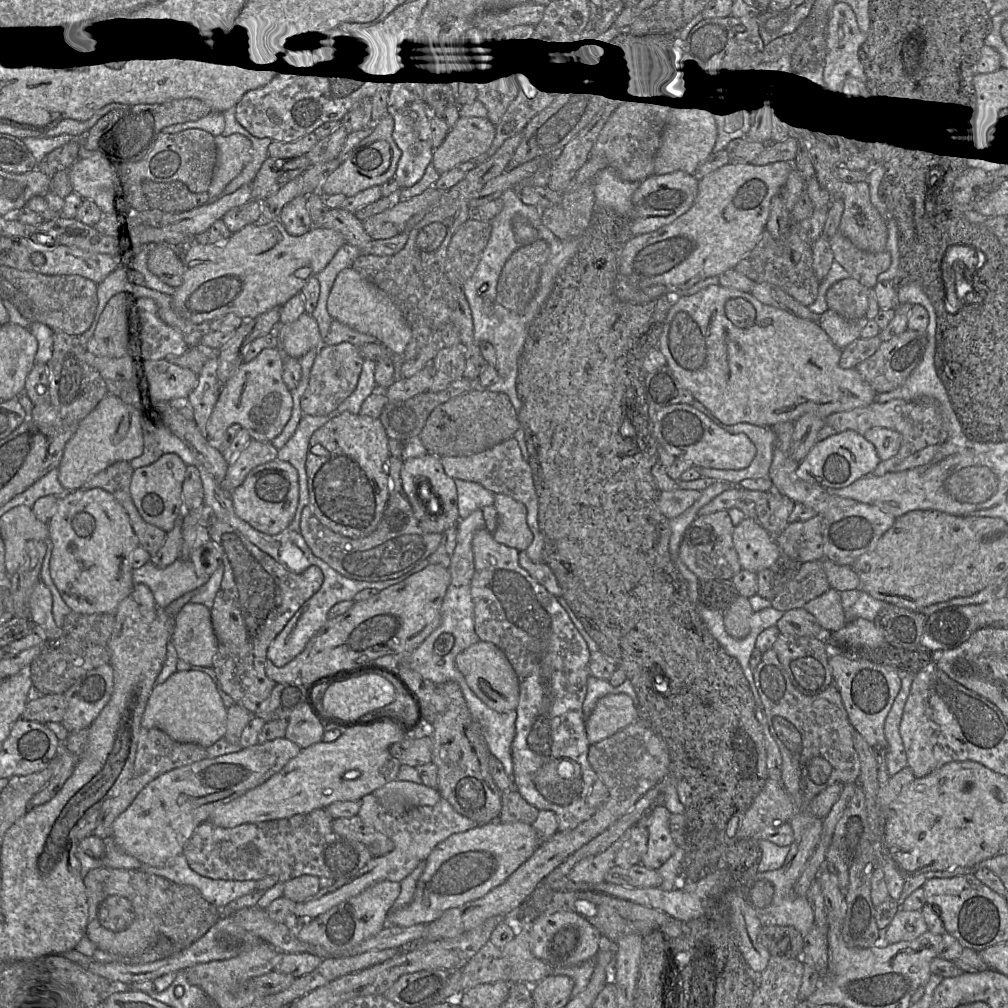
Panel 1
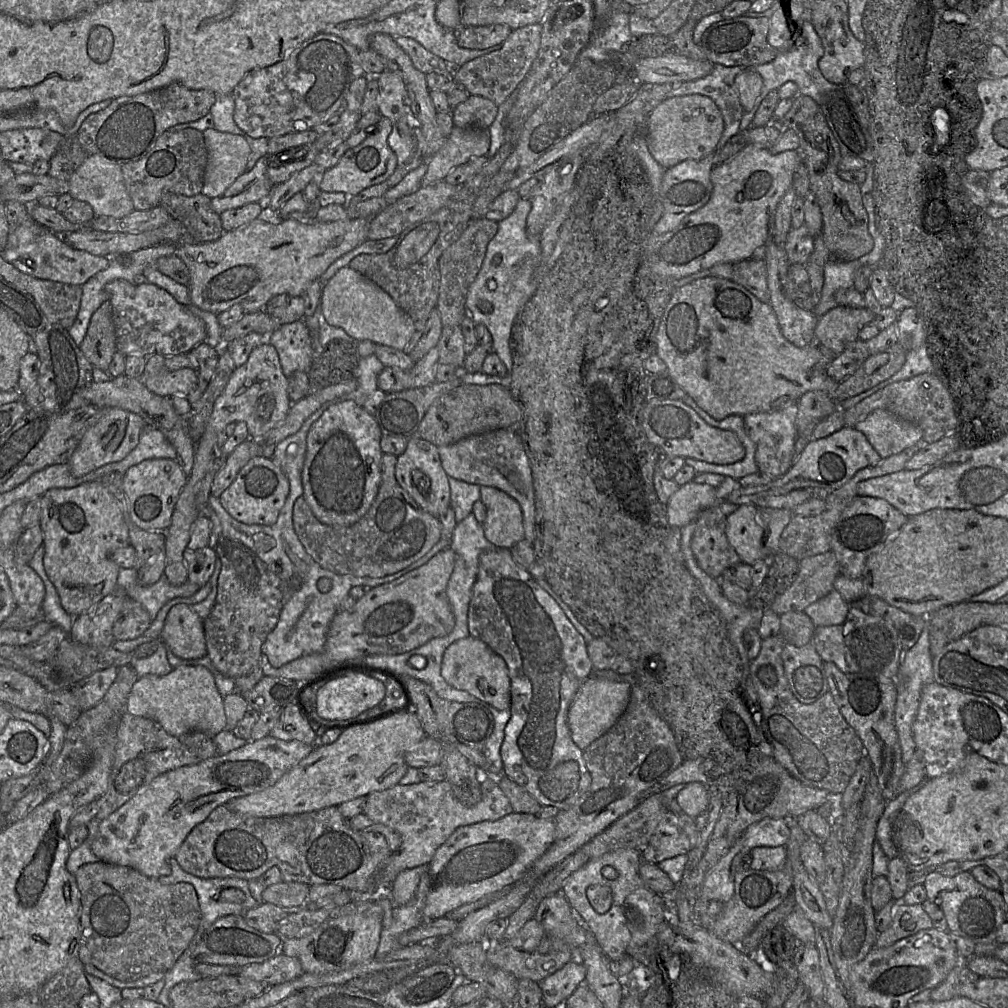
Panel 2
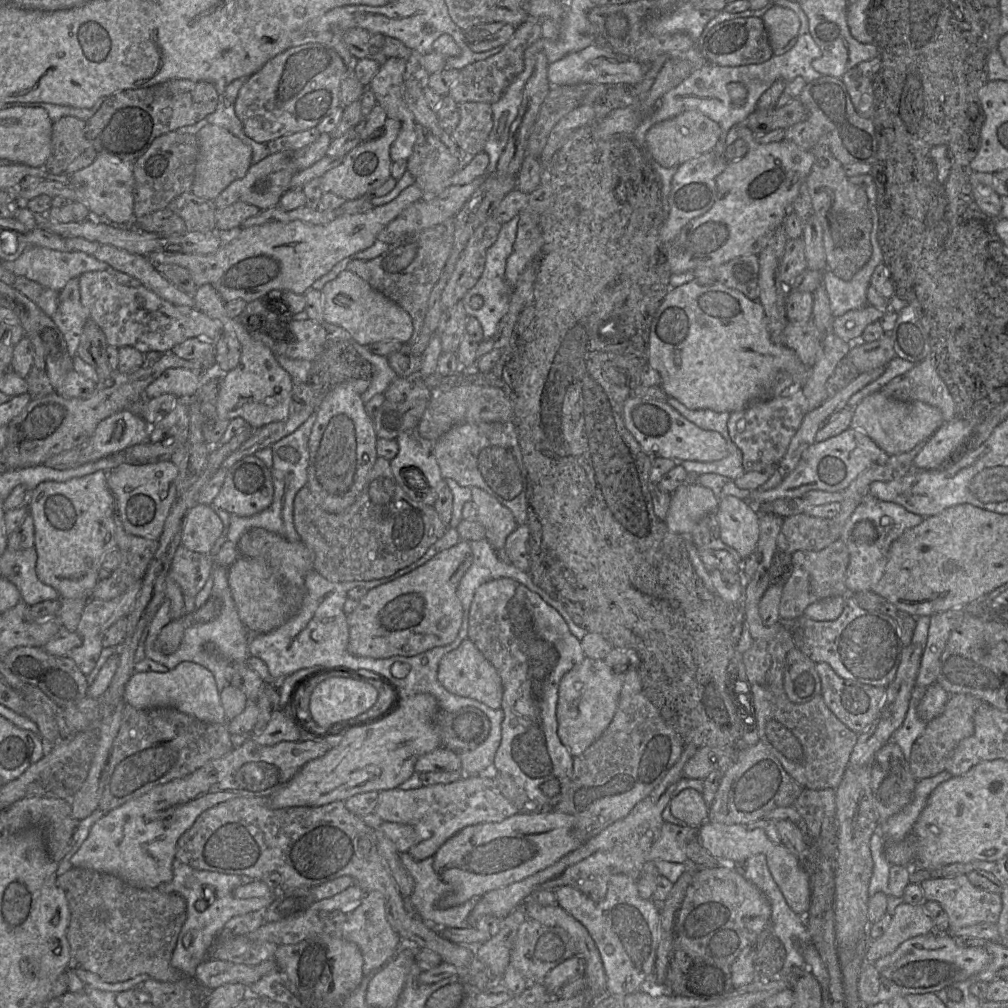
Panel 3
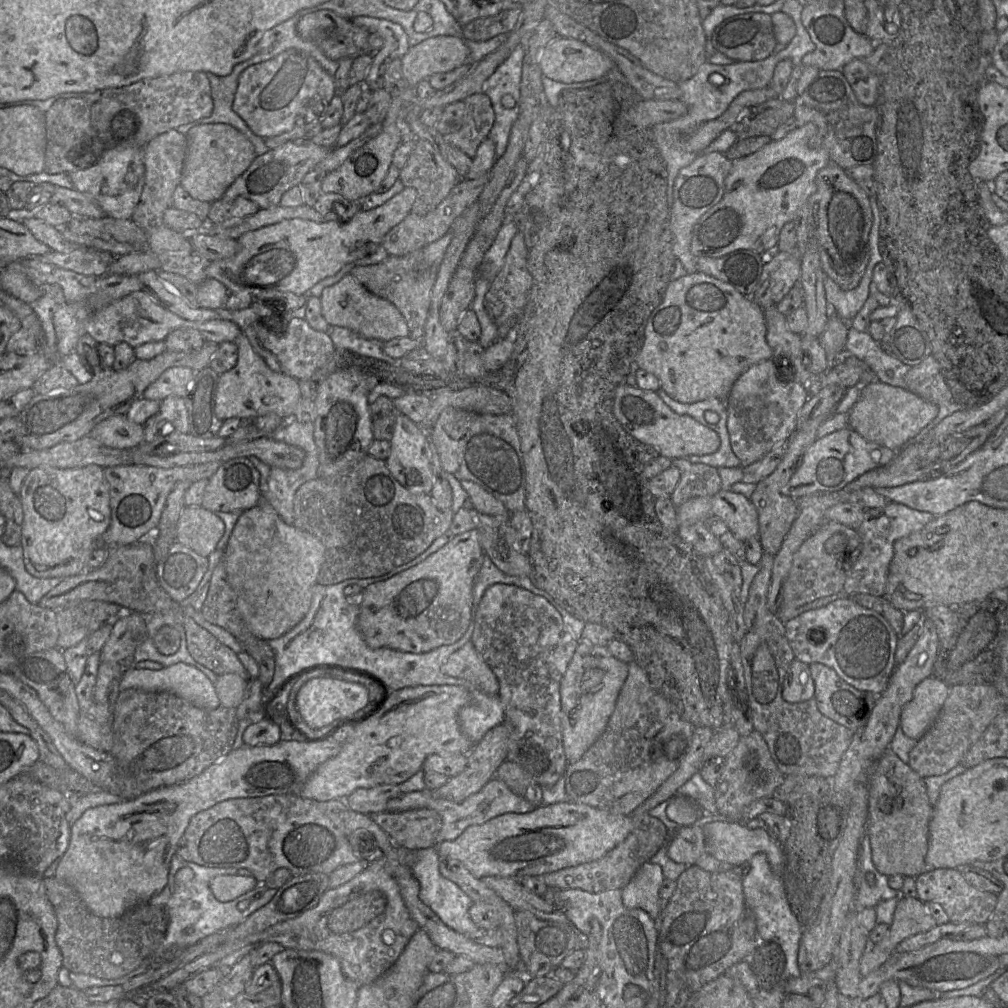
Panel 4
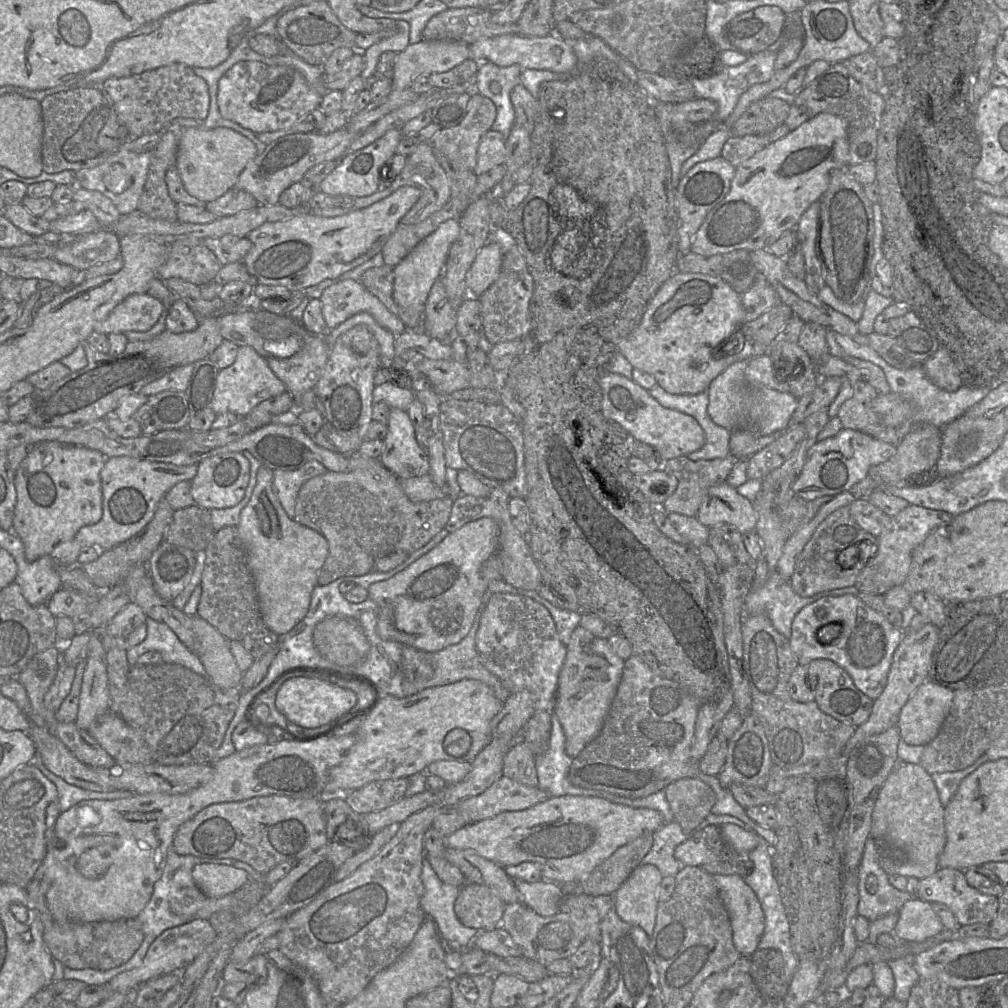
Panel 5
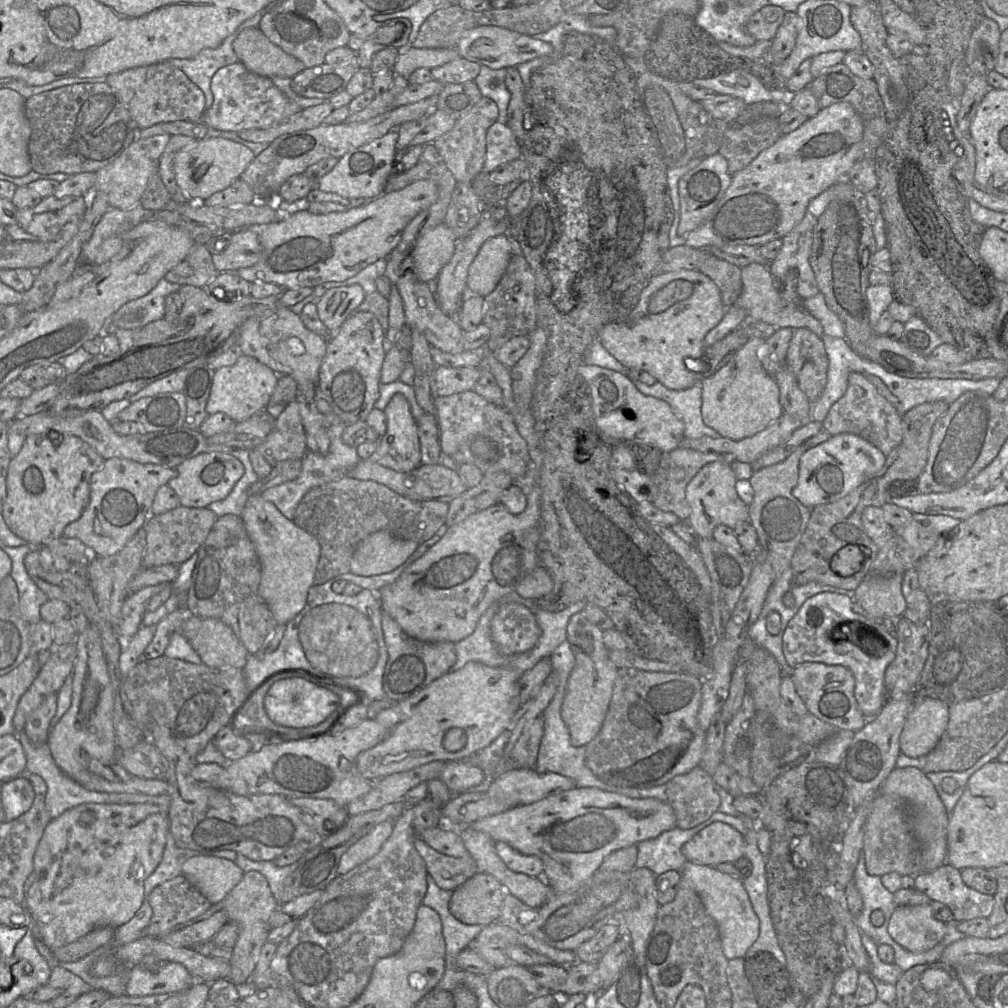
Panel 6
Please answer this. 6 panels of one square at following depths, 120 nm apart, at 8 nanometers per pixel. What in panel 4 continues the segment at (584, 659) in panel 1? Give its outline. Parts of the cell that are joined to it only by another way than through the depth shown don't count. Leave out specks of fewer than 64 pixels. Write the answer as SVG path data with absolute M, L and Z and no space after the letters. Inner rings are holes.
M503 583L491 585L485 591L476 611L471 641L499 681L498 695L504 705L504 722L509 728L507 759L520 764L541 787L555 785L568 766L563 743L560 685L580 641L571 637L561 615L547 600L526 589Z

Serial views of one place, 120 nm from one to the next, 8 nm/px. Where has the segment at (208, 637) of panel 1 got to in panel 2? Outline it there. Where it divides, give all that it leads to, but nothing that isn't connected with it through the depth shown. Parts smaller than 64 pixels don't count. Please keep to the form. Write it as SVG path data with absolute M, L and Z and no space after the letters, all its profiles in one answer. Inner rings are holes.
M184 603L169 611L161 639L177 657L190 660L207 655L204 620Z

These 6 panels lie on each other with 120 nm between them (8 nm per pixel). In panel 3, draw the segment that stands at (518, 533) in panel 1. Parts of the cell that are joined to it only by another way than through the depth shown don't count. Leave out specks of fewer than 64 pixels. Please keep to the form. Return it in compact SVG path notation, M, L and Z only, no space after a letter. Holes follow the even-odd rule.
M470 487L478 511L477 521L485 528L486 539L495 551L505 547L508 536L518 523L511 510L479 487Z

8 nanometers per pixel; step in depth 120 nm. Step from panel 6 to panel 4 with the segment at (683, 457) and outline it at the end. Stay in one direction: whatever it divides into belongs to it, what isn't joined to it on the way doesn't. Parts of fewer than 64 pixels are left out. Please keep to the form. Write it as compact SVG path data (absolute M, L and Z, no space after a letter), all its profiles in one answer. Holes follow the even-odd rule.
M687 458L672 460L672 466L680 471L680 481L671 495L671 500L676 507L692 498L713 497L722 489L717 468L692 463Z

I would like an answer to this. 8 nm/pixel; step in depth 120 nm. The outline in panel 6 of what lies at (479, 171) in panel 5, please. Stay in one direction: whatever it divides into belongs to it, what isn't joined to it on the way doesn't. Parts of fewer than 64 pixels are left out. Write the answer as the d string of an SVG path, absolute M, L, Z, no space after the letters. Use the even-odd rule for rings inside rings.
M500 122L491 125L486 132L486 152L482 171L490 173L520 157L519 144L511 129Z

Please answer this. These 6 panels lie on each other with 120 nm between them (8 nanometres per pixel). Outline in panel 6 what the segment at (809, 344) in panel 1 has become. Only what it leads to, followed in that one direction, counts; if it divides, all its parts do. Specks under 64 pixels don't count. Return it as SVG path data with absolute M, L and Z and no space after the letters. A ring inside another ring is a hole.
M699 270L663 272L654 277L642 291L640 300L629 318L622 323L611 323L598 333L602 346L628 370L644 370L672 390L685 390L701 382L703 370L687 368L685 360L701 361L705 357L704 339L723 319L727 308L722 302L721 292L714 281Z

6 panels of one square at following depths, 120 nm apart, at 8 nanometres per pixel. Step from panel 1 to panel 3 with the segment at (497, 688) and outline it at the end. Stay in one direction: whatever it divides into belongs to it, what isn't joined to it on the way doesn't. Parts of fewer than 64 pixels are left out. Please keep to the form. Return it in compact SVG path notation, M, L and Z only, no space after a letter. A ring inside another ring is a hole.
M469 638L442 657L438 667L438 680L453 694L476 699L493 709L501 708L503 697L501 677Z

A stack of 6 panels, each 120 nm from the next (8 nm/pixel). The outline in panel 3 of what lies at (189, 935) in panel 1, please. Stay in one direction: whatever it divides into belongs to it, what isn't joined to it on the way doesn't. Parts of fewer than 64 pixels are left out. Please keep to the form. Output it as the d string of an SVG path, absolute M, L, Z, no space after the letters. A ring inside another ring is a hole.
M72 868L58 876L56 884L64 891L70 910L67 930L70 969L90 971L108 983L124 982L140 974L148 974L161 982L183 978L183 974L171 964L172 953L187 918L186 900L182 896L162 893L158 889L138 888L115 875L86 868Z

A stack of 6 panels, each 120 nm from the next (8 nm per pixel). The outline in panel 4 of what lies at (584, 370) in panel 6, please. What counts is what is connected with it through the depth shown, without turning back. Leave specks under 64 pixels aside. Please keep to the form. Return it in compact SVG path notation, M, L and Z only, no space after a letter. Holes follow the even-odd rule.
M626 383L620 385L615 393L613 414L632 437L651 445L661 456L670 459L709 455L720 447L720 437L715 431L691 416L675 413L654 391L645 391Z

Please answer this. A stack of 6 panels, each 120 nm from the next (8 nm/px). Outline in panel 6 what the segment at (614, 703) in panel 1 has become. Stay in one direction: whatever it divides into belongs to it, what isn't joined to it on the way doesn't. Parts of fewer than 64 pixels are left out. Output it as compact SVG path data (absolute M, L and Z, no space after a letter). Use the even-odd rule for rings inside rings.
M582 612L570 618L567 640L575 657L575 665L568 679L561 715L570 730L572 744L579 747L587 745L601 730L619 668L609 658L610 650L604 644L603 631Z

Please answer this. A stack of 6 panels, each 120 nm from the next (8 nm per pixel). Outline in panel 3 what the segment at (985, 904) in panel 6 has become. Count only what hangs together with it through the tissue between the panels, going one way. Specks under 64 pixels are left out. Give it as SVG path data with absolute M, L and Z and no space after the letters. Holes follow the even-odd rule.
M965 874L927 879L920 883L920 887L925 900L938 902L946 912L951 930L982 923L996 924L1002 911L1001 895L974 886Z

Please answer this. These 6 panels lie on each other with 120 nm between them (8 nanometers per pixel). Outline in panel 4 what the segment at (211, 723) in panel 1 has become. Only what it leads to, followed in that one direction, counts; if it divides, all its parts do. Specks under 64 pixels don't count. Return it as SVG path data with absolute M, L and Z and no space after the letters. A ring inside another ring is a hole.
M181 662L159 670L132 666L124 673L120 683L121 691L129 688L136 688L149 692L170 692L204 710L213 710L221 706L214 683L202 670L188 663Z

